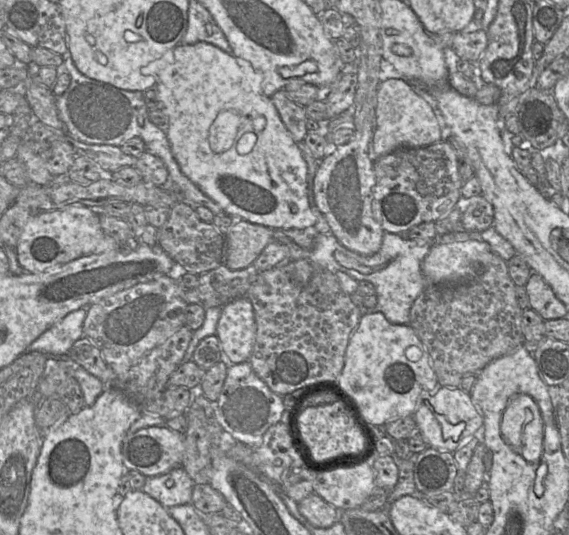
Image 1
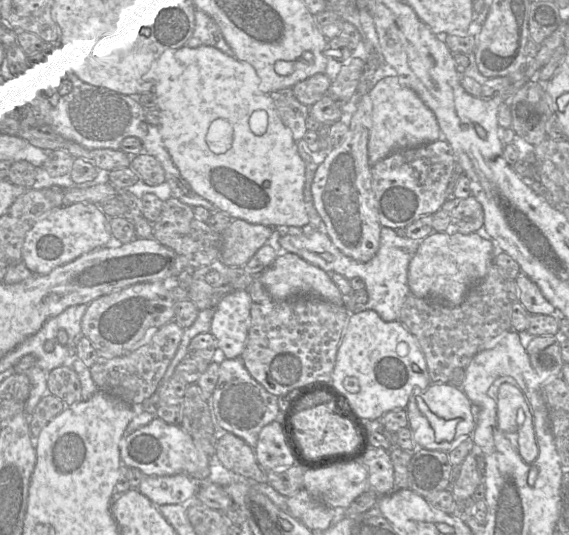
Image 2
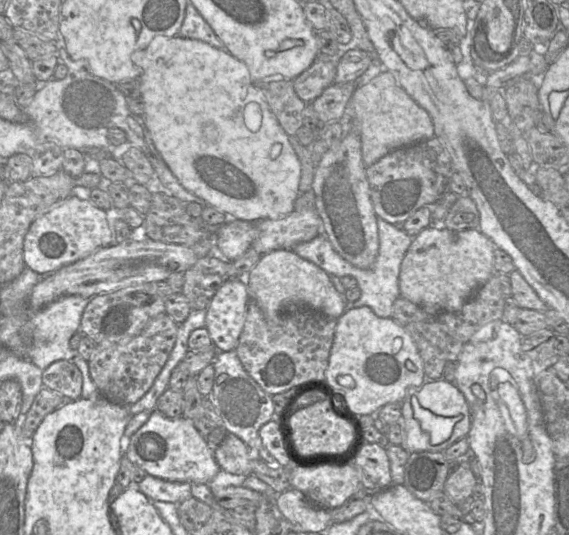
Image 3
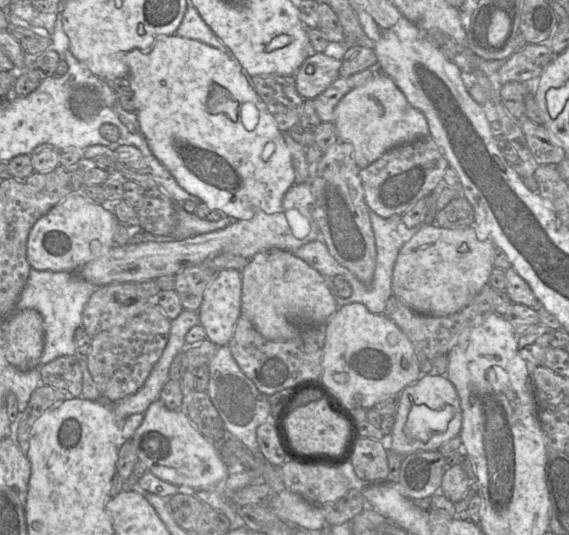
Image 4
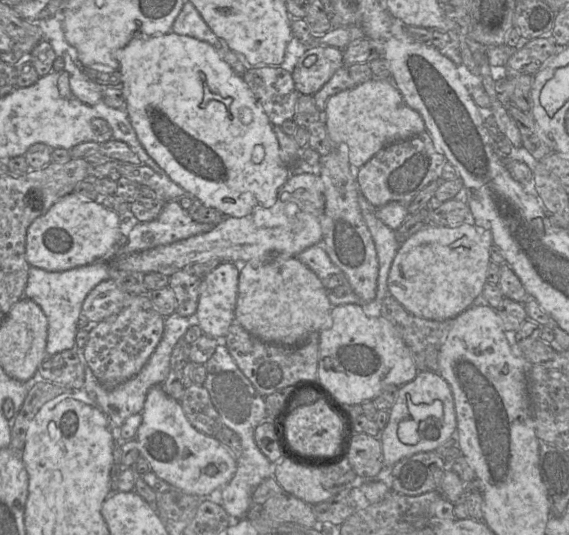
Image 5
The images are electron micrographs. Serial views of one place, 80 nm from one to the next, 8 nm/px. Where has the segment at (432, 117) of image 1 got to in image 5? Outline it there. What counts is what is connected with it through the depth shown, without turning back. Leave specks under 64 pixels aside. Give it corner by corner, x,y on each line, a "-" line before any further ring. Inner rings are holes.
371,78
329,98
322,114
328,136
335,147
347,146
350,165
359,169
385,146
426,131
421,115
407,106
390,79

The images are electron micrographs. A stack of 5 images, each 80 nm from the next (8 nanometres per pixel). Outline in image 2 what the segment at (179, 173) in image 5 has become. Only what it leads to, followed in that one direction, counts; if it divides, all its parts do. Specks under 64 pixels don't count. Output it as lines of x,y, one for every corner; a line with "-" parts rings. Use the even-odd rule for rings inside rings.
202,44
196,47
183,45
180,48
170,46
160,46
157,49
156,59
156,77
152,87
156,104
160,111
159,131
163,143
170,154
173,163
178,168
182,178
187,182
190,188
201,197
210,201
217,210
228,214
232,219
241,219
251,224
261,224
268,227
303,227
309,224
309,218
305,209
303,190
305,183
305,164
301,159
296,141
294,141
291,131
283,124
273,100
269,94
259,90
260,79
254,68
247,62
241,61
234,56
228,56
216,47
-
256,110
264,111
266,114
267,125
262,134
254,134
249,127
249,116
-
216,118
226,119
233,128
233,141
231,147
223,154
213,153
206,143
206,132
212,120

